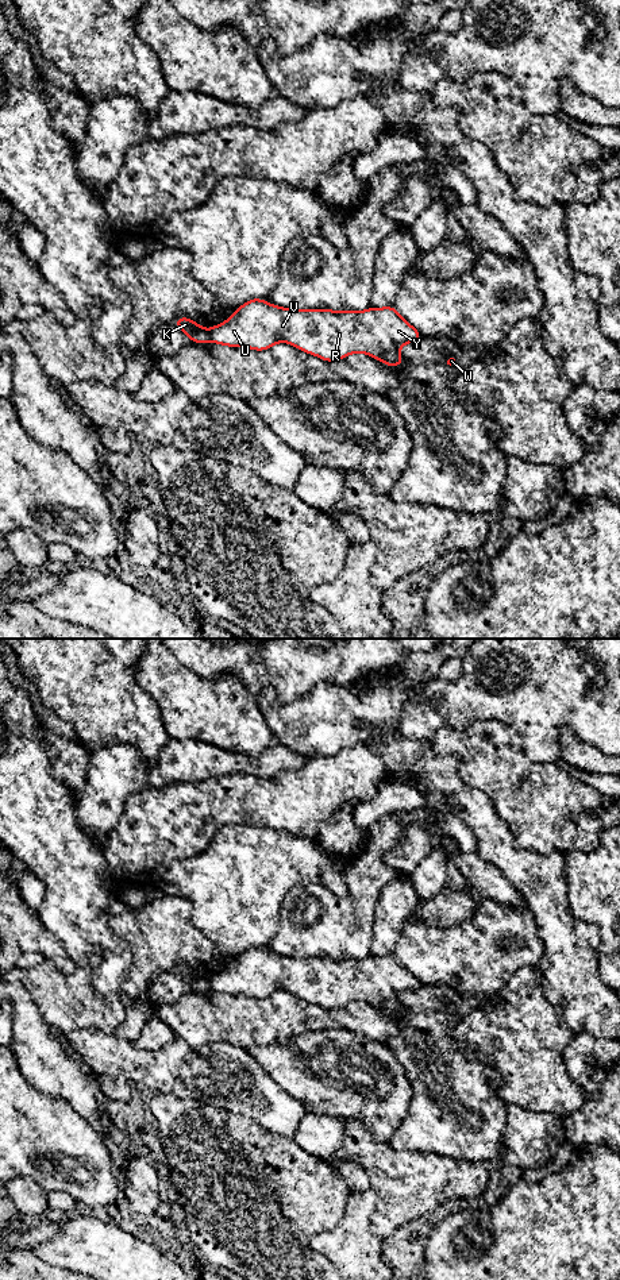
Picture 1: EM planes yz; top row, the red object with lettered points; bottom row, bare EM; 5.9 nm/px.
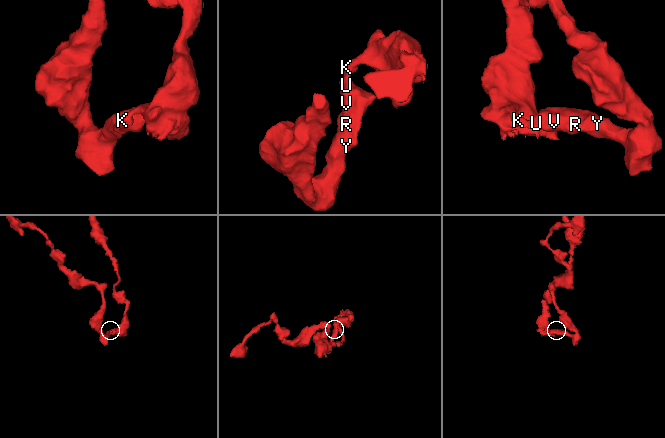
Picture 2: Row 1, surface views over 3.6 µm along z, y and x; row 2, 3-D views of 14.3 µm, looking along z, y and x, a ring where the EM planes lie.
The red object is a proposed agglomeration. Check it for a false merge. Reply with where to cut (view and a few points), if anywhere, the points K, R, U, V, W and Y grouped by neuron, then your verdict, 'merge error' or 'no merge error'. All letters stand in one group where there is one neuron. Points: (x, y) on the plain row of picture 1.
cut in yz along (208, 979), (210, 987); K / R U V W Y; merge error

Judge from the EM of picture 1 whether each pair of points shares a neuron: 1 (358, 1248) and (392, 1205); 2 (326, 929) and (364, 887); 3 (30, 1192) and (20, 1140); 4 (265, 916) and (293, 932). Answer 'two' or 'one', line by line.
1: two
2: one
3: two
4: two

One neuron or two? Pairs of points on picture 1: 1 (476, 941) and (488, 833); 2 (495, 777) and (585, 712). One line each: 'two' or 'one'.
1: two
2: two

